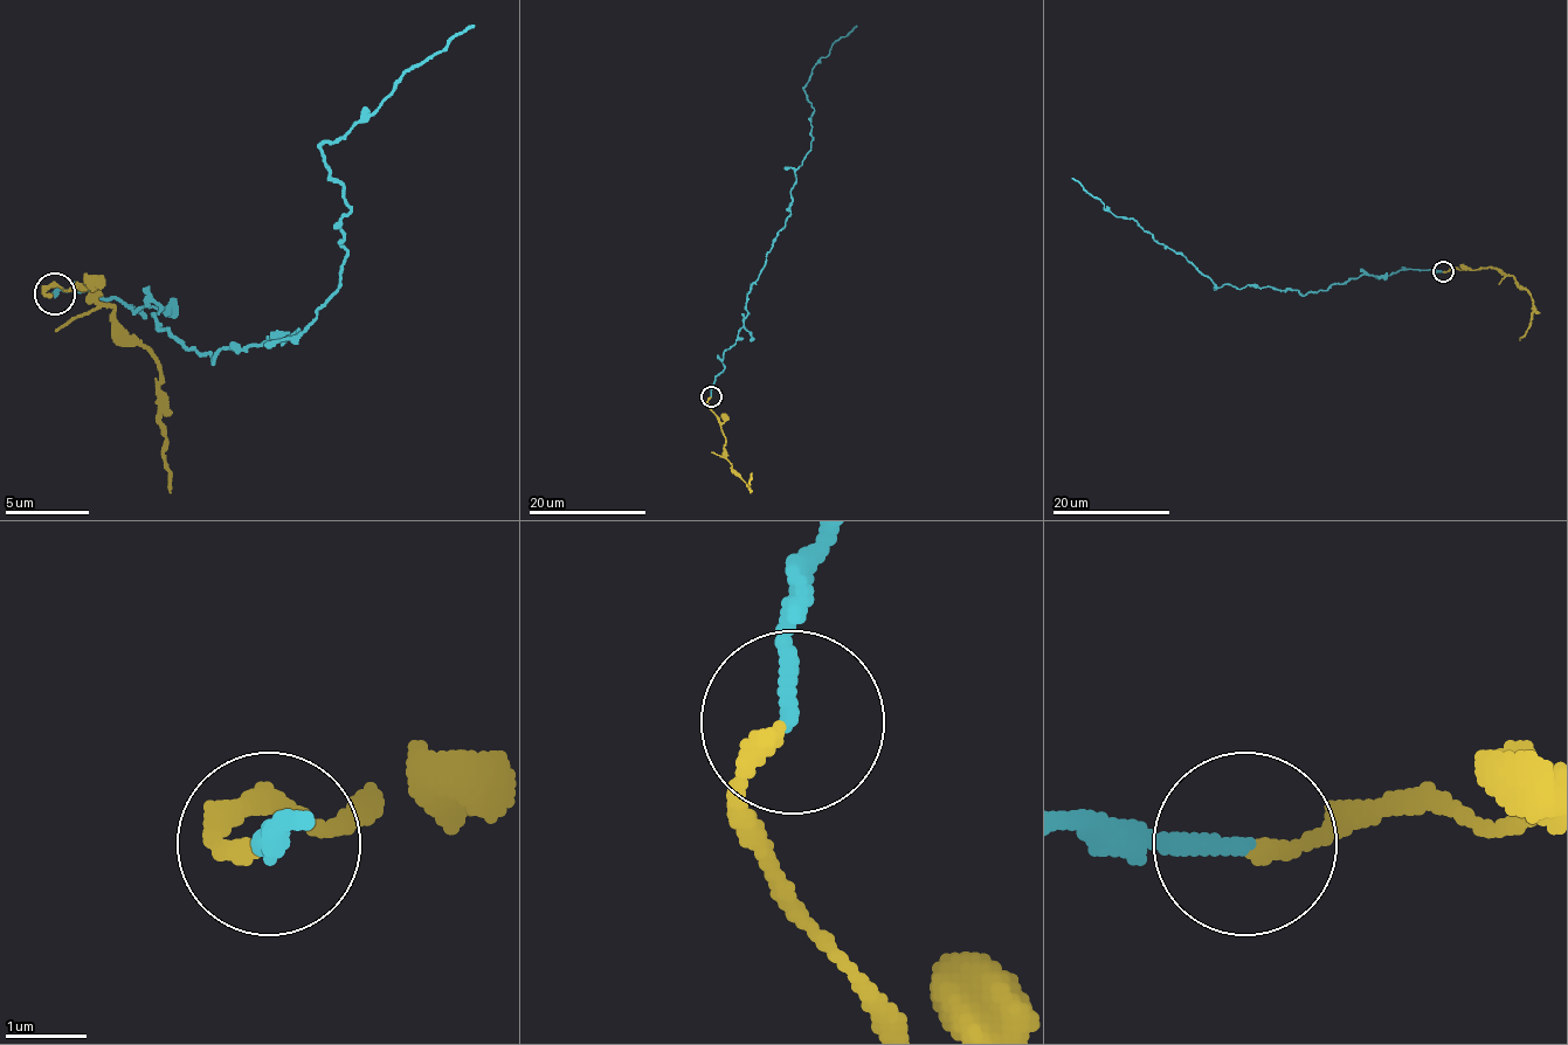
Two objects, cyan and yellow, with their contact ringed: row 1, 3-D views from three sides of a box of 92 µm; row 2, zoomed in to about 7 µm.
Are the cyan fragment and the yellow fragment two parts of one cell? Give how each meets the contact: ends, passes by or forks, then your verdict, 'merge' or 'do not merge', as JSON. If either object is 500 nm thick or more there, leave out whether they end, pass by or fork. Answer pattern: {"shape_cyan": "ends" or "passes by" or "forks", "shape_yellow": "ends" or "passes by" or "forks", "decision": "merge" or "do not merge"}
{"shape_cyan": "ends", "shape_yellow": "ends", "decision": "do not merge"}

